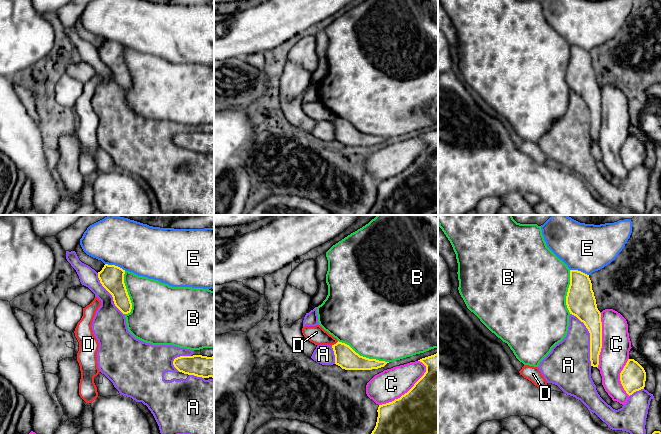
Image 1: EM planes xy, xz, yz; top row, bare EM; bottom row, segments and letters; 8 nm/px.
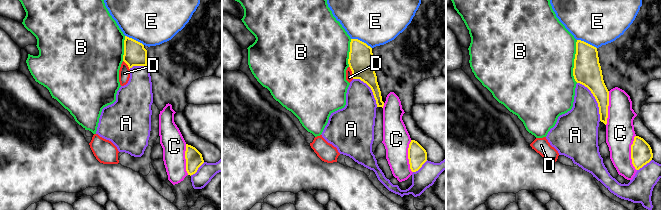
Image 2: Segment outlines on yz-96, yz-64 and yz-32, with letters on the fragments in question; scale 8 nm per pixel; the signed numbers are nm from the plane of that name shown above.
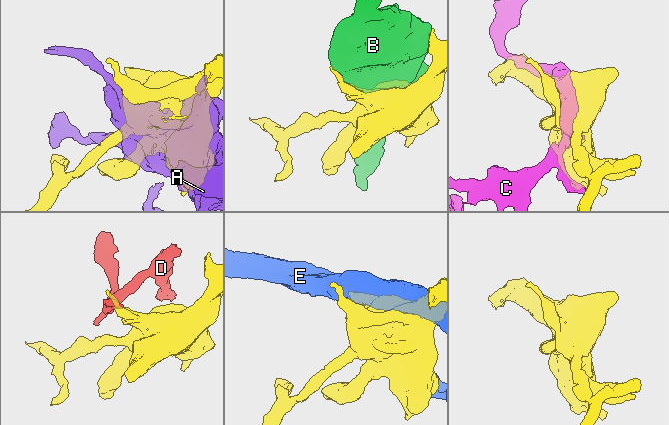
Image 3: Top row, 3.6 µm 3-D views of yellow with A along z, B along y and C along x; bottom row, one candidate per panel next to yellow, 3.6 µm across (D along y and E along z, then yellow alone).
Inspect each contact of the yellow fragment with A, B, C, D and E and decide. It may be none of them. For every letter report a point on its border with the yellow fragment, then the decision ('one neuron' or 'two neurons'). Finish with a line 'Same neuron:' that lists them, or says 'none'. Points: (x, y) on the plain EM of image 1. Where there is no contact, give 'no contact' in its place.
A: yz (590, 114) | two neurons
B: xz (362, 132) | two neurons
C: xz (405, 169) | two neurons
D: xz (334, 120) | two neurons
E: xy (114, 41) | two neurons
Same neuron: none

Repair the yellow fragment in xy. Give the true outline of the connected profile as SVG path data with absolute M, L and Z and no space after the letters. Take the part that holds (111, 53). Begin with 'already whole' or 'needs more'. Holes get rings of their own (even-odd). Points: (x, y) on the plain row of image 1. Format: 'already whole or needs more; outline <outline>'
already whole; outline M105 40L98 54L102 62L112 71L115 82L123 89L131 88L132 79L124 59L125 46L115 41Z

